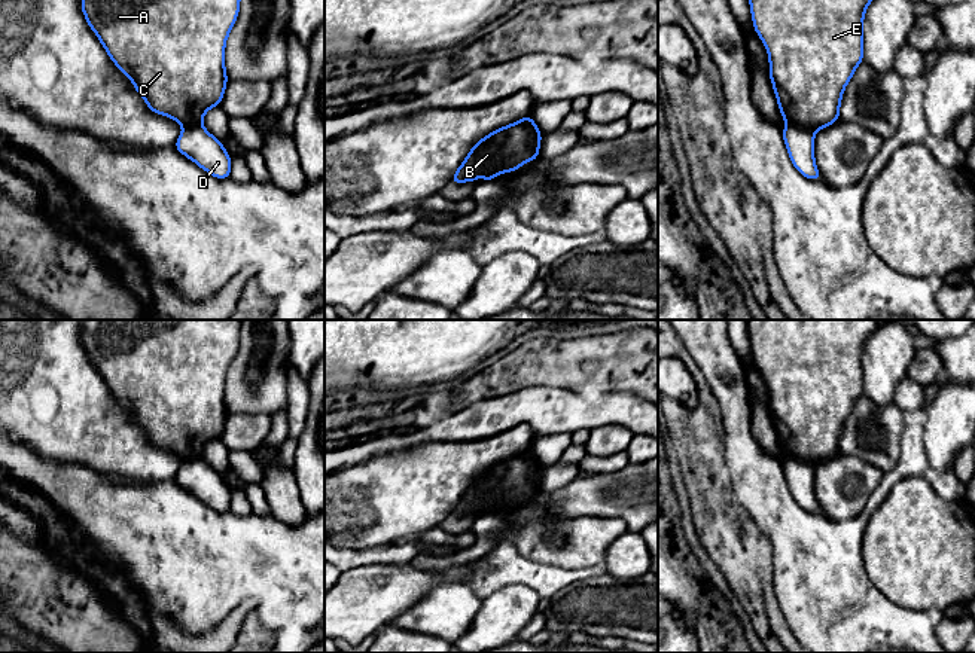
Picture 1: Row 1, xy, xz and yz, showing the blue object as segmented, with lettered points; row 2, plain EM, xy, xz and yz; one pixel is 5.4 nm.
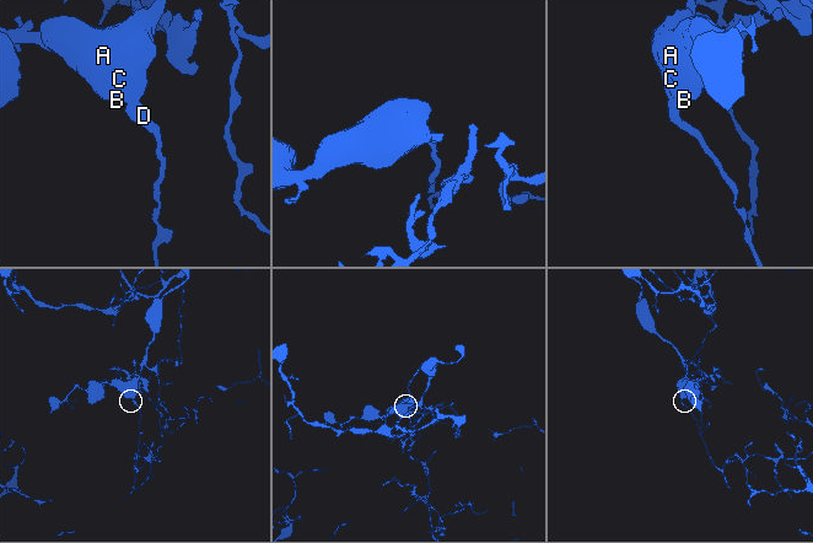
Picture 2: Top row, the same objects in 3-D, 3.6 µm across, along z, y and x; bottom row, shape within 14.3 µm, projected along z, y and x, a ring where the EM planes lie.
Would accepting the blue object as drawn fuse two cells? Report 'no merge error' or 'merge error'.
merge error

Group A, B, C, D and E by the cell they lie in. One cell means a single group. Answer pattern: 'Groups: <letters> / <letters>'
Groups: A B C E / D

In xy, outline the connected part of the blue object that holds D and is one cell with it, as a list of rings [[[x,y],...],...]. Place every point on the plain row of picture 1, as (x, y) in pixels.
[[[202,458],[185,461],[174,480],[213,510],[231,510],[229,486]]]

